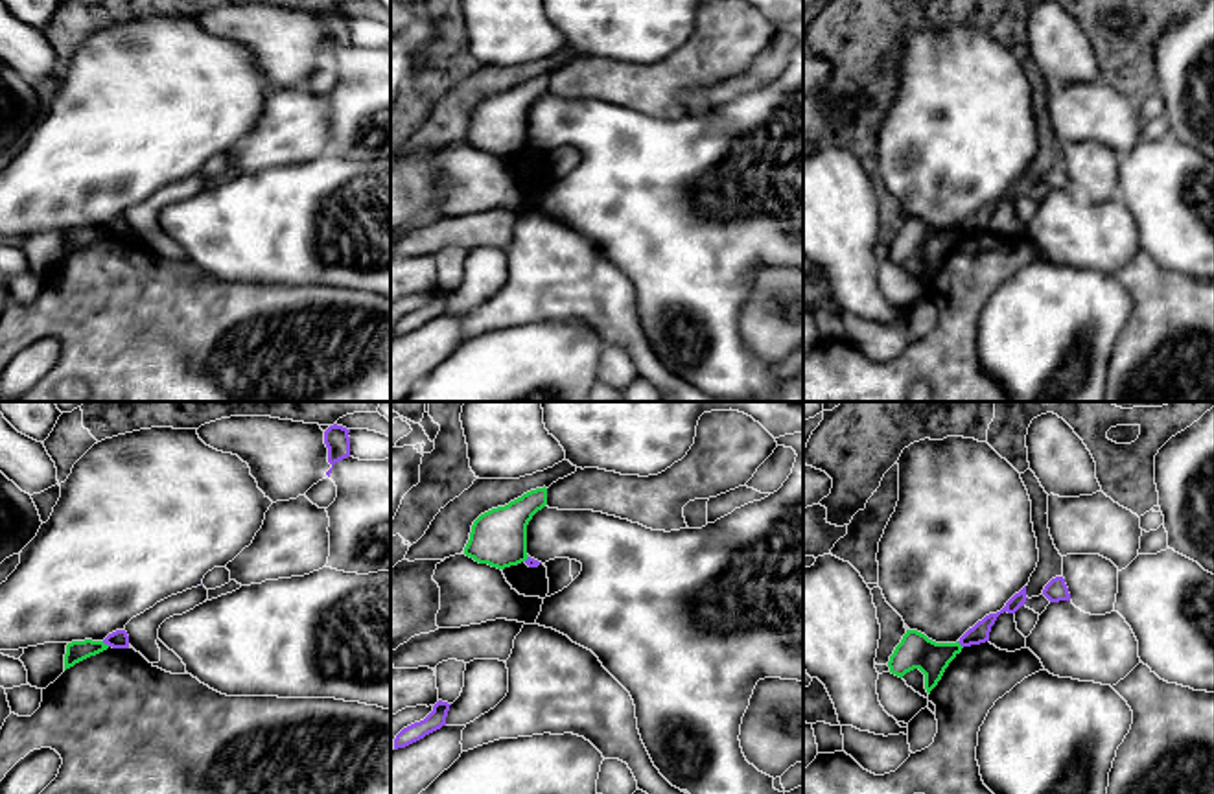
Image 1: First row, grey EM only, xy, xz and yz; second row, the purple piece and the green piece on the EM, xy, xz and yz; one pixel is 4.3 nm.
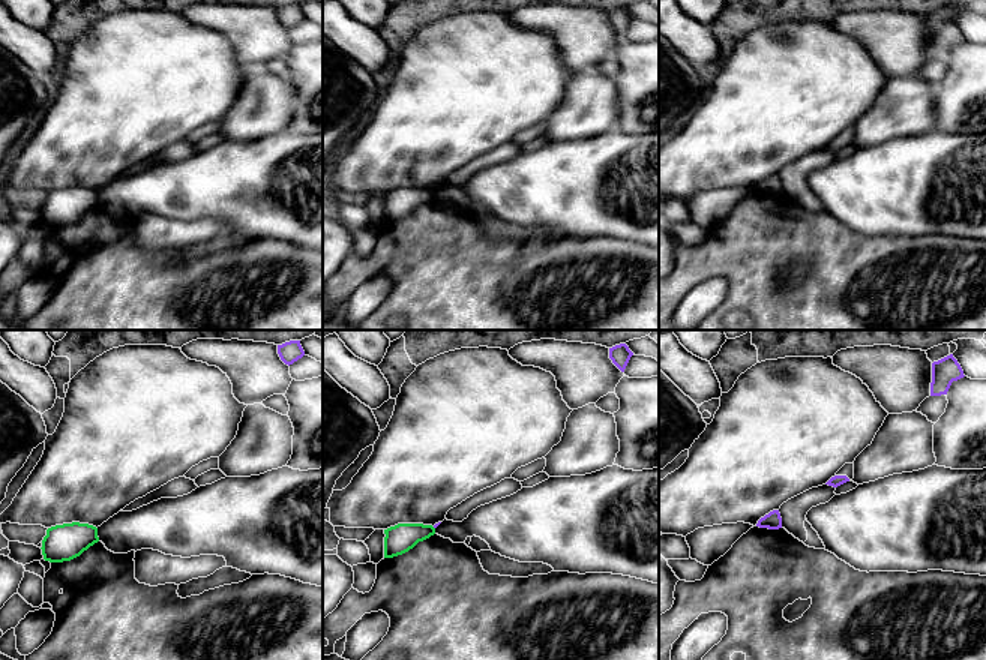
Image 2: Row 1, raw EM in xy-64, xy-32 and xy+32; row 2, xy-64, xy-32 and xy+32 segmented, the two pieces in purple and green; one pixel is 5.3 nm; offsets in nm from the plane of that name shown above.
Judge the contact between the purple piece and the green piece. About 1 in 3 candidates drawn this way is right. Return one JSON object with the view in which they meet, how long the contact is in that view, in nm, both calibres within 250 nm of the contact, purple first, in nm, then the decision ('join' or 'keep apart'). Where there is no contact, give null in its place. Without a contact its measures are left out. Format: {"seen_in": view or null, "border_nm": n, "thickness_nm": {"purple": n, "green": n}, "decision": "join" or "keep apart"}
{"seen_in": "xy", "border_nm": 40, "thickness_nm": {"purple": 80, "green": 90}, "decision": "keep apart"}

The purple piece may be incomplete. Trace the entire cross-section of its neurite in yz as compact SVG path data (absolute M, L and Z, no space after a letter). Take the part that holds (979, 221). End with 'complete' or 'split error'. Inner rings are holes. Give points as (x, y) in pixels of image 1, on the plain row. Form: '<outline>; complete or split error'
M1026 173L1015 181L1008 190L1006 193L997 199L997 201L989 201L986 203L982 208L978 208L973 216L969 216L962 225L960 225L960 232L962 234L971 234L971 232L980 232L980 230L986 230L989 228L989 219L991 219L991 214L995 212L997 204L1004 199L1008 201L1015 201L1021 193L1024 193L1026 190Z; complete

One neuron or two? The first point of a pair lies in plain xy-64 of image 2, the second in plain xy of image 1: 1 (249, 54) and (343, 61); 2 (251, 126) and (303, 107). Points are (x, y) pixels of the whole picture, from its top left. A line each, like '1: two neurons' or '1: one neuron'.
1: two neurons
2: one neuron

